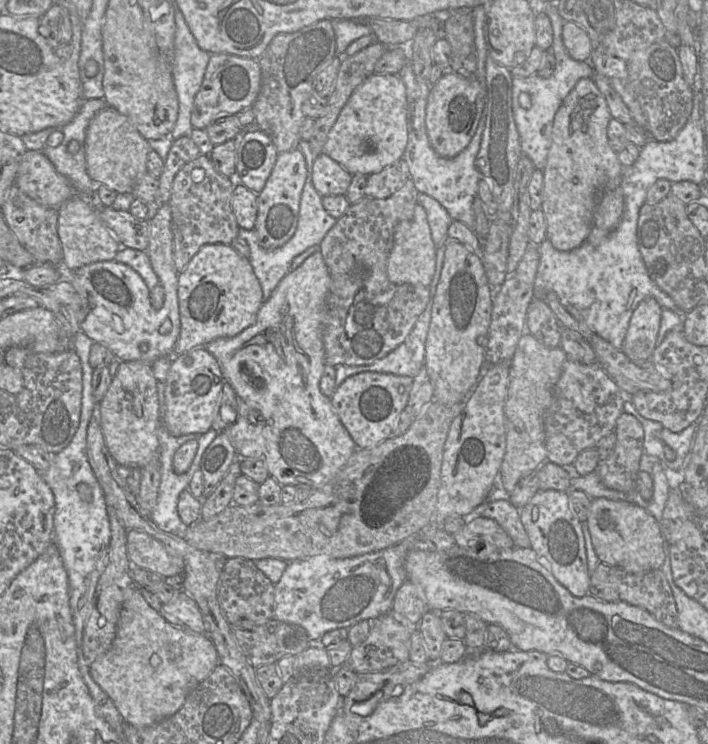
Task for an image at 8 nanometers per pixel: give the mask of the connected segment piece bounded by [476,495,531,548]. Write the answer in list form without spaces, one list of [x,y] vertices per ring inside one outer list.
[[[505,495],[490,498],[476,514],[495,520],[512,539],[515,547],[531,547],[528,534],[520,520],[520,509],[514,507]]]

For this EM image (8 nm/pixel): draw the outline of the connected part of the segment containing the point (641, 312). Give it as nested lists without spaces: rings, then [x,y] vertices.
[[[653,297],[644,298],[632,313],[622,350],[632,361],[645,361],[657,346],[662,306]]]

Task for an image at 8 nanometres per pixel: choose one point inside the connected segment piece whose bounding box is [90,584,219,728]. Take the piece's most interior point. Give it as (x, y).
(152, 666)

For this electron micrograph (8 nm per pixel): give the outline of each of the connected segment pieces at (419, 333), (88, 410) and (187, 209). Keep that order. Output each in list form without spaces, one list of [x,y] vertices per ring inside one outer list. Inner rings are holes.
[[[440,245],[436,249],[436,268],[434,276],[431,280],[431,283],[429,285],[430,289],[430,299],[429,302],[424,309],[424,311],[421,313],[421,315],[418,317],[416,323],[414,324],[412,330],[406,337],[406,339],[393,351],[388,353],[385,357],[375,361],[374,363],[366,366],[345,366],[345,365],[339,365],[336,366],[336,373],[335,373],[335,385],[338,387],[341,385],[341,383],[347,379],[348,377],[352,375],[356,375],[358,373],[362,372],[378,372],[378,373],[386,373],[386,374],[393,374],[397,376],[409,376],[414,379],[414,377],[419,373],[422,366],[424,366],[425,363],[425,342],[428,334],[428,329],[430,325],[431,320],[431,311],[432,311],[432,302],[433,297],[435,295],[435,290],[441,275],[441,270],[443,267],[443,261],[444,261],[444,255],[443,251],[445,249],[446,245]]]
[[[82,331],[72,337],[71,347],[80,358],[83,373],[79,426],[71,442],[63,450],[53,455],[52,465],[46,472],[41,474],[55,499],[53,541],[58,546],[68,575],[69,603],[75,626],[76,650],[77,647],[82,648],[85,624],[92,610],[99,578],[107,566],[111,540],[111,526],[105,495],[87,458],[87,429],[96,407],[92,396],[92,374],[94,369],[89,364],[89,355],[93,343]],[[82,483],[92,488],[93,499],[90,503],[84,502],[78,494],[77,485]]]
[[[201,154],[176,174],[168,204],[172,214],[173,260],[179,273],[203,245],[231,244],[238,236],[239,227],[231,207],[236,183],[235,178],[226,177],[215,169],[209,155]]]

